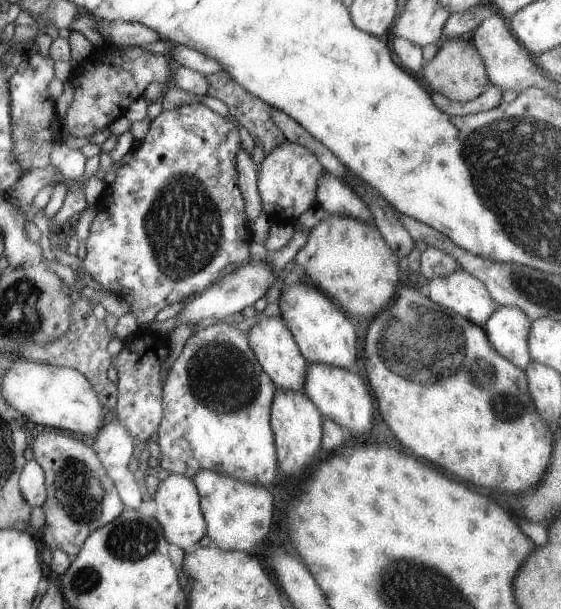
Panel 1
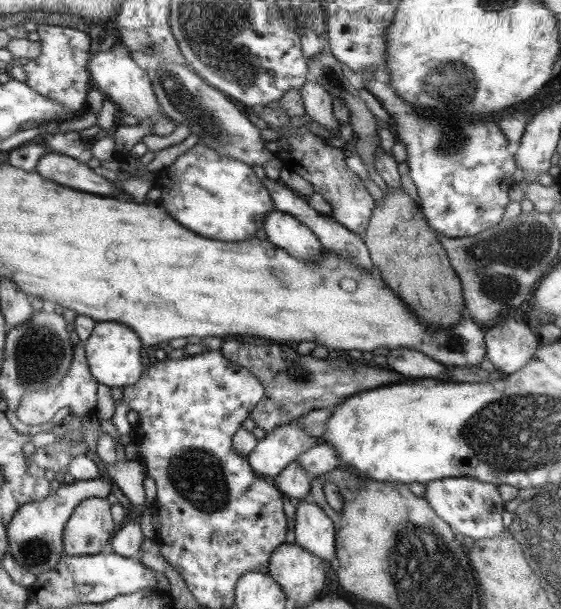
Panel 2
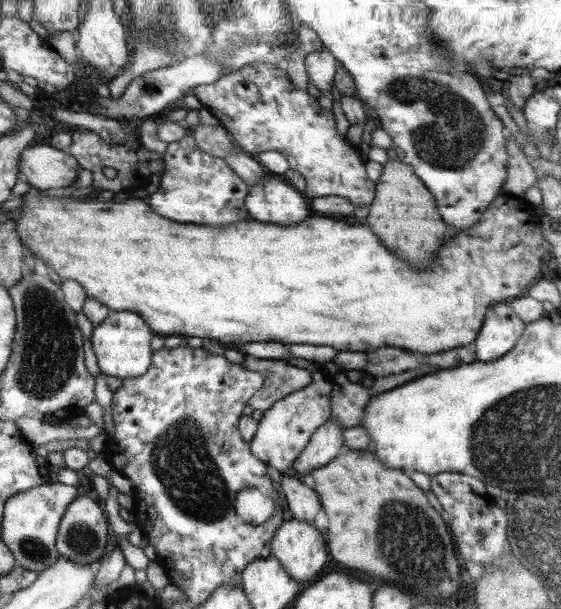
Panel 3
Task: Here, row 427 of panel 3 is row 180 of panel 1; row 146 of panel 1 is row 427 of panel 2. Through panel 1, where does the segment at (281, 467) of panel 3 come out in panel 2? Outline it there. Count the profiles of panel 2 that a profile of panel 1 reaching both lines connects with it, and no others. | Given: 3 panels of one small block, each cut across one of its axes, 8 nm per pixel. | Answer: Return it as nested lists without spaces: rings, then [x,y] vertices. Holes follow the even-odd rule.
[[[300,418],[294,419],[259,440],[248,456],[252,470],[274,478],[304,451],[320,444],[320,438],[308,436],[300,424]]]

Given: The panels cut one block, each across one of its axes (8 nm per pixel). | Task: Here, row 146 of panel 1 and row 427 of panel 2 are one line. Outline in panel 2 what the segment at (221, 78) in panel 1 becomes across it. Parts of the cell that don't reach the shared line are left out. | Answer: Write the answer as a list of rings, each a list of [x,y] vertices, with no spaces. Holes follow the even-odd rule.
[[[227,337],[221,344],[221,353],[230,362],[248,369],[264,386],[264,396],[253,407],[250,418],[254,420],[256,427],[264,429],[268,434],[312,410],[334,408],[354,393],[414,379],[374,364],[366,365],[359,361],[358,364],[352,364],[352,360],[345,358],[345,355],[339,356],[340,367],[334,367],[327,358],[300,356],[286,343],[282,348],[274,342]]]

